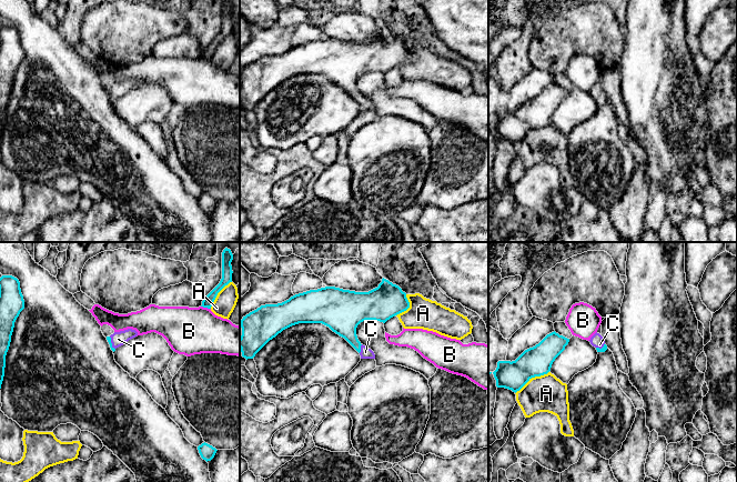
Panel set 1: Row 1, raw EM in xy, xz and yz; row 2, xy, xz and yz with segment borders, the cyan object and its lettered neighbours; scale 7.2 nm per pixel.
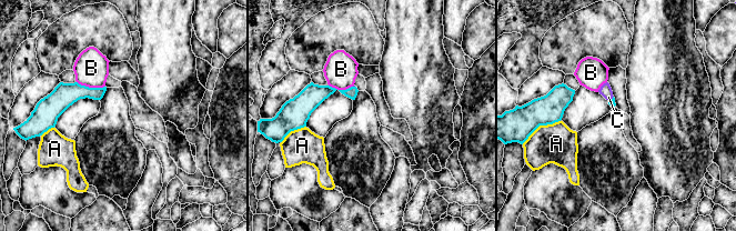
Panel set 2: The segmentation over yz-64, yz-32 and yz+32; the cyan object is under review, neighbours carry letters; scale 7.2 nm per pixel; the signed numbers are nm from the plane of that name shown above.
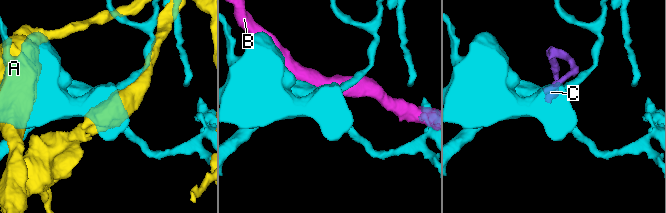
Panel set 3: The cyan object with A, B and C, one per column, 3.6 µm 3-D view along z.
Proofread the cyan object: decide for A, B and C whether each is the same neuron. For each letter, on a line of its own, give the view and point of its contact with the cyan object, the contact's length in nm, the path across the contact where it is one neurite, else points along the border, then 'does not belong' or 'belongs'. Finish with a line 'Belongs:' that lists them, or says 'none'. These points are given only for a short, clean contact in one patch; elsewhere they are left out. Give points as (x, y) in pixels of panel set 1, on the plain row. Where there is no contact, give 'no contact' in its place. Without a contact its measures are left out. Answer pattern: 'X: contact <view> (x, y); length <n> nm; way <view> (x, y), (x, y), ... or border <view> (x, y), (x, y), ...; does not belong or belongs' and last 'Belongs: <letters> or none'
A: contact yz (532, 128); length 300 nm; does not belong
B: contact xy (205, 58); length 80 nm; does not belong
C: contact xz (360, 100); length 70 nm; way xz (343, 70), (351, 89), (360, 100), (365, 103); belongs
Belongs: C

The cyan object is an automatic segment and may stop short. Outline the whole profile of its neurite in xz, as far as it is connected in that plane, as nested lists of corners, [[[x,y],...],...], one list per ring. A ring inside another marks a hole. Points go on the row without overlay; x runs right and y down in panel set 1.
[[[386,30],[368,43],[355,43],[335,38],[325,38],[295,46],[277,56],[261,57],[241,71],[242,87],[240,100],[242,108],[253,110],[255,106],[283,81],[299,74],[322,74],[344,89],[361,107],[361,110],[375,110],[374,103],[363,97],[356,87],[357,77],[365,71],[385,74],[391,69],[406,62],[410,53],[406,44]]]

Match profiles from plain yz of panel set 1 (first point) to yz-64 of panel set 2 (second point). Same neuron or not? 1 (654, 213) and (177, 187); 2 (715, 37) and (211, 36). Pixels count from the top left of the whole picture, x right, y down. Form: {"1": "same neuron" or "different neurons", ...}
{"1": "same neuron", "2": "different neurons"}

